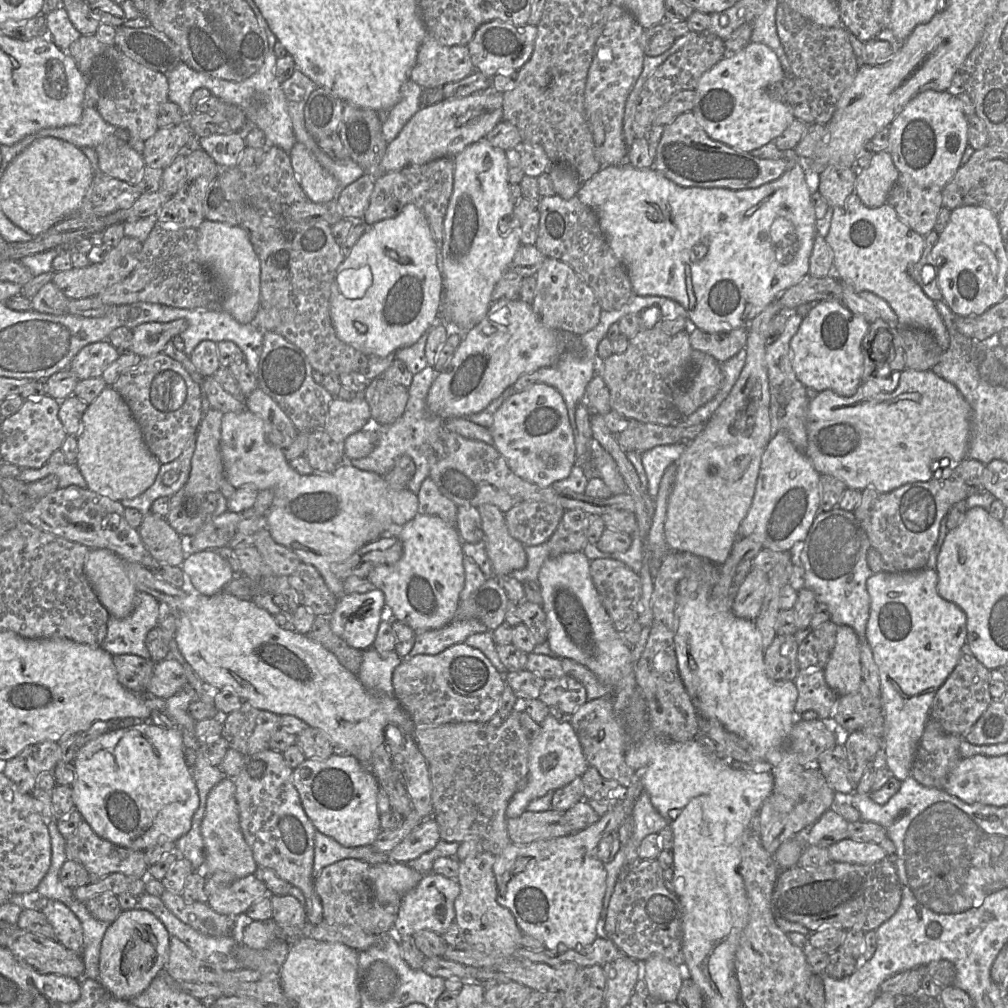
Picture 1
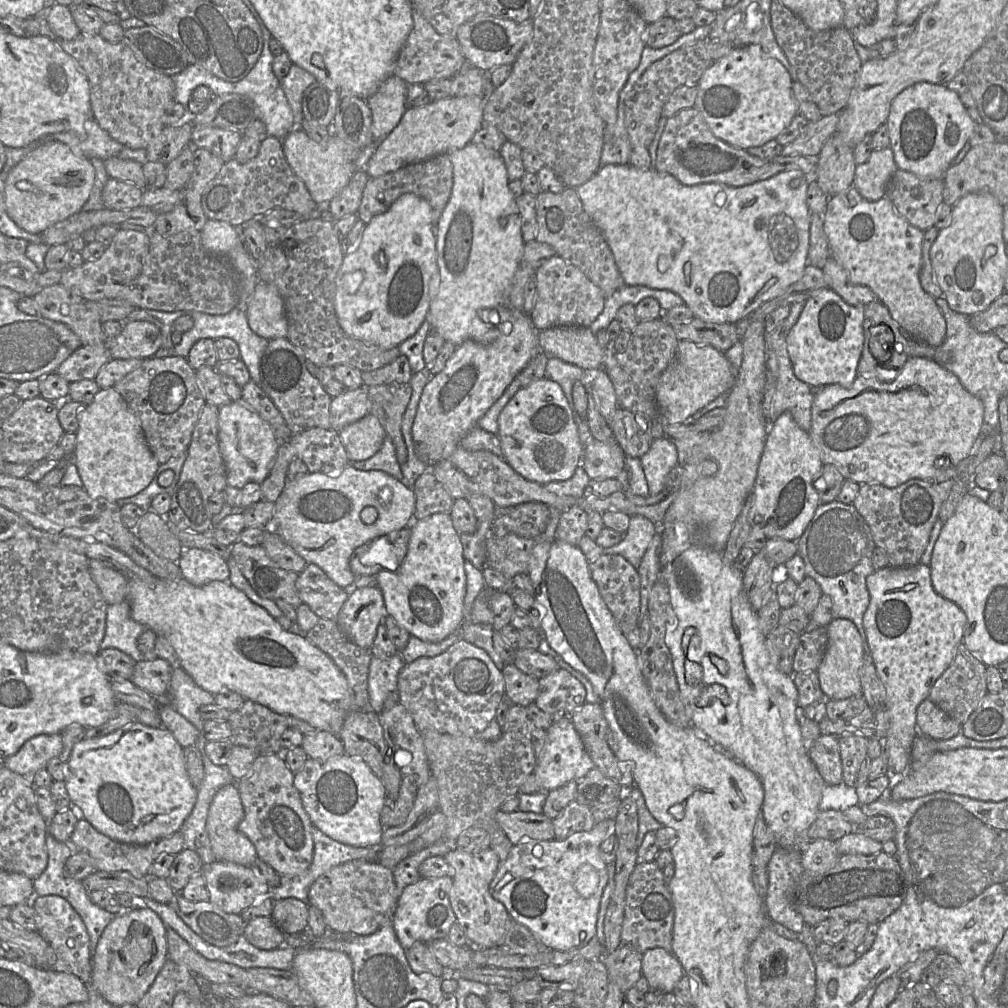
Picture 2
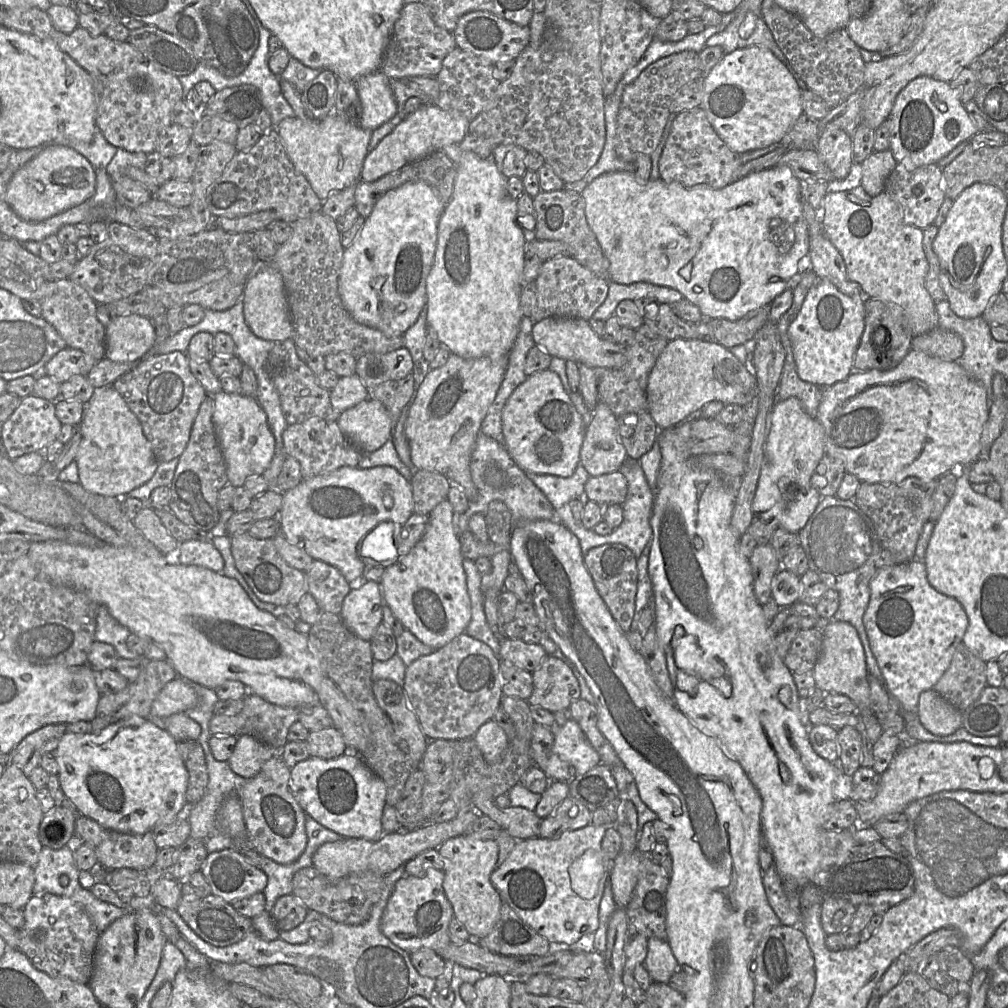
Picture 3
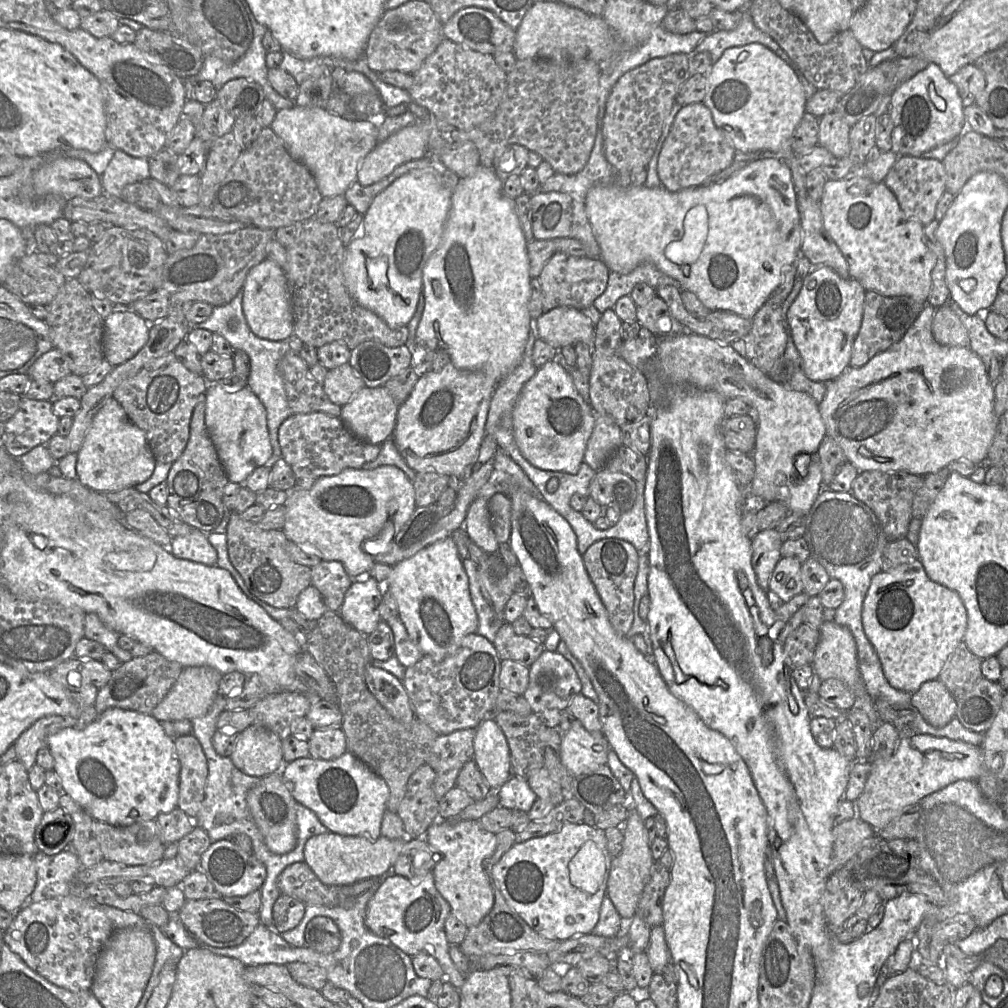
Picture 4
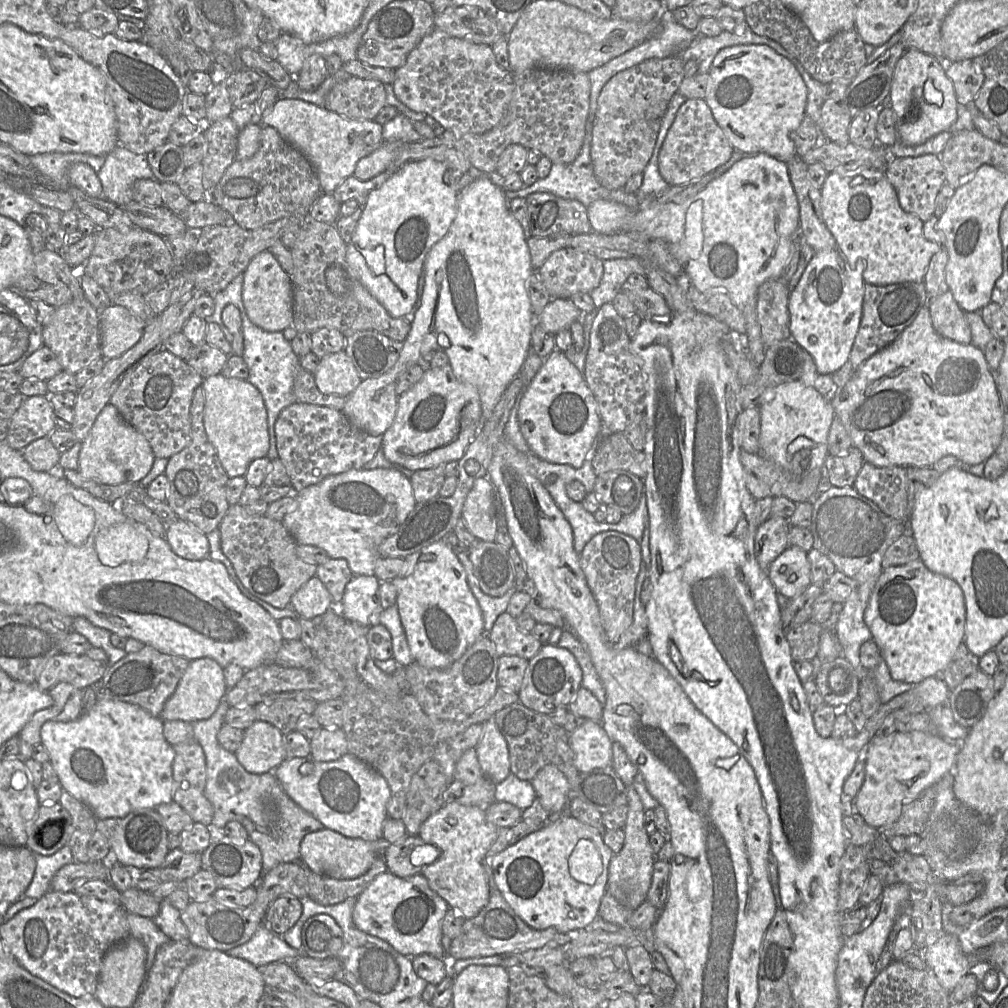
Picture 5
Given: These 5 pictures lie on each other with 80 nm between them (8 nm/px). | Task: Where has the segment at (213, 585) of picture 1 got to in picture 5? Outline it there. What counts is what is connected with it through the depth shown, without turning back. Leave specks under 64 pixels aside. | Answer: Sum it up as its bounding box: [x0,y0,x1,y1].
[164,519,209,560]

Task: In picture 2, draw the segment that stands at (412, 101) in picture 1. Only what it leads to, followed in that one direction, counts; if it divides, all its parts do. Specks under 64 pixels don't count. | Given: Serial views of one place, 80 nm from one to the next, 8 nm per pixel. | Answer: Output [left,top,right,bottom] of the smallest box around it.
[367,76,408,143]

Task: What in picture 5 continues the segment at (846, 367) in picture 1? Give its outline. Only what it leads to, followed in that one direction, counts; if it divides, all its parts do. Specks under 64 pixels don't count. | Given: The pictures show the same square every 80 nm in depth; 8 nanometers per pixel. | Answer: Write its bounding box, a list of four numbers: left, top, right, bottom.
[788,250,865,374]

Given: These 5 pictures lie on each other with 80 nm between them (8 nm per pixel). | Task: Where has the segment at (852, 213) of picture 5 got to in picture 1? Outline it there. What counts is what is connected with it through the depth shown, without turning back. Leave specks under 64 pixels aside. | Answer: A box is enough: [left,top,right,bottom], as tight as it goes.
[825,192,949,351]

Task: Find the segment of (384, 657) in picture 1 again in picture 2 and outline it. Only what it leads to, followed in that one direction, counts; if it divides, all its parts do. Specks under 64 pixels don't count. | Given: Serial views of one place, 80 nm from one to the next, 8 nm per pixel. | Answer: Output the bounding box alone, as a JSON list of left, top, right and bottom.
[368,652,405,714]

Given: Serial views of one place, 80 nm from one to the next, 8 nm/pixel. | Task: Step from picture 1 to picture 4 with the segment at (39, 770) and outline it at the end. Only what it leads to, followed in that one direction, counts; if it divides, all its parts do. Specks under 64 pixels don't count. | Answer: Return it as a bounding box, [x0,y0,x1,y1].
[14,715,78,771]

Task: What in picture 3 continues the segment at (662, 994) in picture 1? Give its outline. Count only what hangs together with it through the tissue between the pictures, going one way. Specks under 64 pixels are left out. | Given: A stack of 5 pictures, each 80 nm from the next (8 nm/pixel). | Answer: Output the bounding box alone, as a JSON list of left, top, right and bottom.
[644,937,680,984]

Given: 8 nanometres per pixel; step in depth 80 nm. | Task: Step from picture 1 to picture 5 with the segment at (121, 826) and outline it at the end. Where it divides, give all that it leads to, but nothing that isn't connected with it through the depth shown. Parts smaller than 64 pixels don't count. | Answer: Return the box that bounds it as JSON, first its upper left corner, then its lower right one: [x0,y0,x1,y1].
[40,700,175,819]

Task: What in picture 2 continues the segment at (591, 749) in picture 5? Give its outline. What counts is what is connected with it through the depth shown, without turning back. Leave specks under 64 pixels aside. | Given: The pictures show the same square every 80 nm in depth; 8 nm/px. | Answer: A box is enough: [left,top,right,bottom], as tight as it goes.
[534,721,595,792]

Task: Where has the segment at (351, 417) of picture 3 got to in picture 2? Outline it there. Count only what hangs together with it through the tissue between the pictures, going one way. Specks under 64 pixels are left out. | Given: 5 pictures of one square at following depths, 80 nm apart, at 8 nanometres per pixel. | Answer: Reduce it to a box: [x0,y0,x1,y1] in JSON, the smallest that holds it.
[339,413,386,462]

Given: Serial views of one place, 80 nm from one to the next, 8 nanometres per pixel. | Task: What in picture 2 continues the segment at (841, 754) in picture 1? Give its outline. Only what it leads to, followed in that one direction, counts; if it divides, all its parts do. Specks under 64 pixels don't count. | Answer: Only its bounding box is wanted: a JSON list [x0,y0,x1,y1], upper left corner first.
[809,734,843,786]

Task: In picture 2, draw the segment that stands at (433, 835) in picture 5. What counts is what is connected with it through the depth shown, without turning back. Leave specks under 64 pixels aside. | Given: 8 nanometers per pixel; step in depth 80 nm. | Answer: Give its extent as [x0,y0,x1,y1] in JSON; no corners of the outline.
[443,847,511,948]

